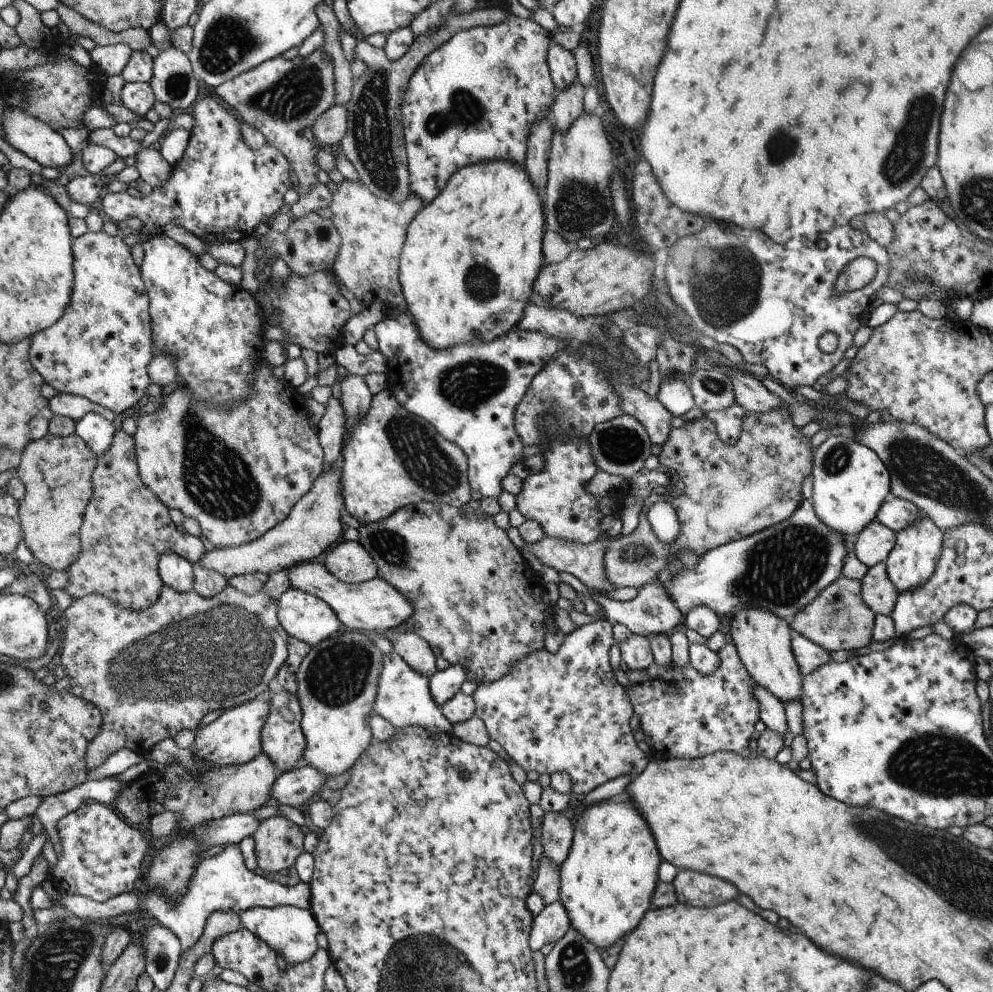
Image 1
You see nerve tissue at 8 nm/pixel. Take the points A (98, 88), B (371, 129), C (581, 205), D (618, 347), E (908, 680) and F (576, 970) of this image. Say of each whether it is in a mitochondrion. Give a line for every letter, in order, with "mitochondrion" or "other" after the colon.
A: other
B: mitochondrion
C: mitochondrion
D: mitochondrion
E: other
F: mitochondrion

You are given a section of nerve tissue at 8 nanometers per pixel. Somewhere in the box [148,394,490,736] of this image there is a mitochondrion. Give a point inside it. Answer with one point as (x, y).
(217, 478)

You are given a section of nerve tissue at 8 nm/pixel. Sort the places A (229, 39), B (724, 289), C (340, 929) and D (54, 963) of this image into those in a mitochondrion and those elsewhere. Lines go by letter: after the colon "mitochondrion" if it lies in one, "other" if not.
A: mitochondrion
B: mitochondrion
C: other
D: mitochondrion

